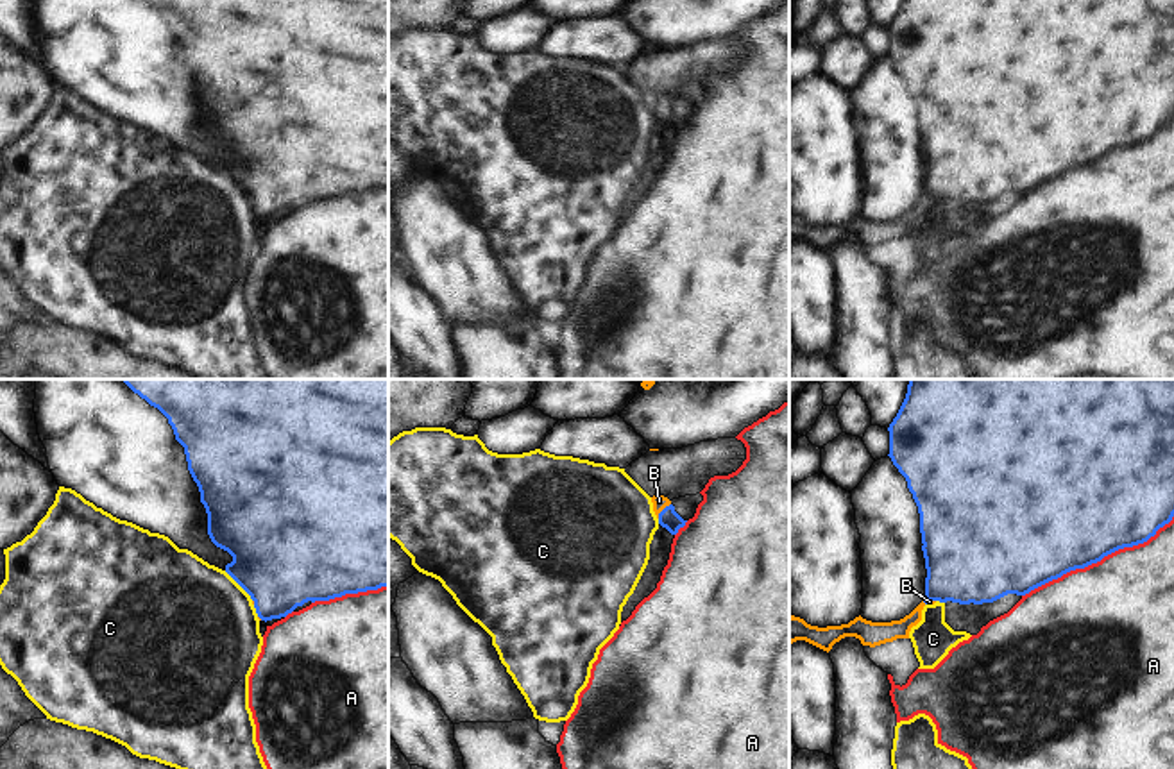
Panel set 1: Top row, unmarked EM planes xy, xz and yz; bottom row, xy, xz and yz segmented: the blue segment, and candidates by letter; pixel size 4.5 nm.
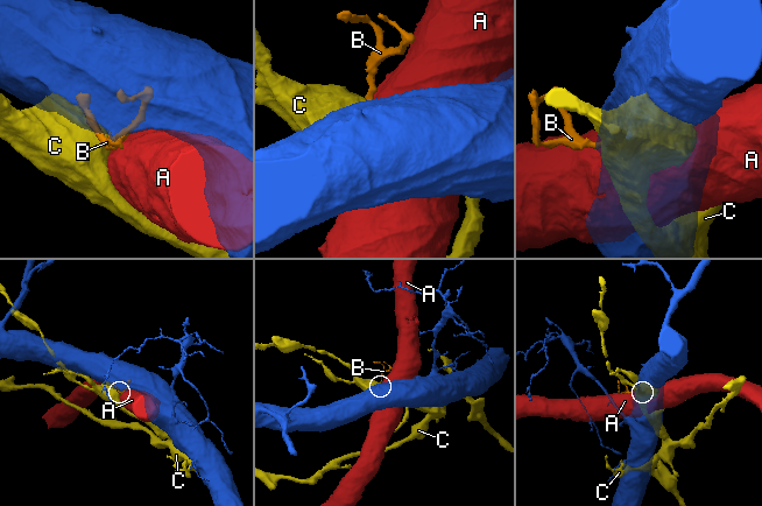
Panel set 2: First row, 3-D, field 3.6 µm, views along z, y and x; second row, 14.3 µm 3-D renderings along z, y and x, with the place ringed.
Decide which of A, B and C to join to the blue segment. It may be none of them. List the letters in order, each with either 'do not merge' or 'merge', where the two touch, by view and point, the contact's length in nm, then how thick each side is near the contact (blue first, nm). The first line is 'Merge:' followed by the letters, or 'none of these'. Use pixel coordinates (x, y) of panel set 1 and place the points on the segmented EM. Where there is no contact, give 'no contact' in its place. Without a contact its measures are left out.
Merge: B
A: do not merge | yz (1097, 560) | 750 nm | 500/480 nm
B: merge | xz (663, 510) | 90 nm | 90/60 nm
C: do not merge | xy (238, 583) | 190 nm | 480/500 nm

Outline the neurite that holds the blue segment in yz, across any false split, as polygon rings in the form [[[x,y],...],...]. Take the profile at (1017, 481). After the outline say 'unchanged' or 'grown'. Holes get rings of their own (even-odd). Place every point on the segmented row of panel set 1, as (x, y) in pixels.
[[[909,379],[906,399],[888,431],[888,456],[906,477],[920,513],[922,551],[927,569],[923,601],[909,615],[891,622],[872,622],[859,615],[848,624],[818,628],[791,615],[789,646],[805,640],[829,653],[845,637],[855,637],[870,647],[909,638],[911,628],[922,621],[925,604],[936,601],[983,604],[1008,594],[1025,596],[1070,570],[1097,563],[1119,549],[1147,542],[1174,517],[1174,379]]]; grown

